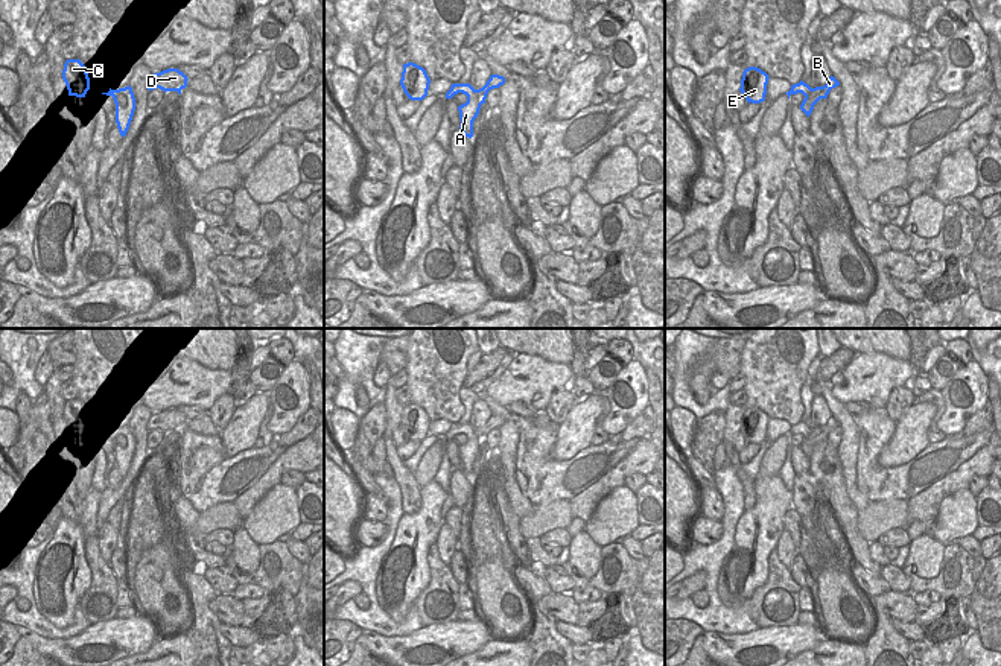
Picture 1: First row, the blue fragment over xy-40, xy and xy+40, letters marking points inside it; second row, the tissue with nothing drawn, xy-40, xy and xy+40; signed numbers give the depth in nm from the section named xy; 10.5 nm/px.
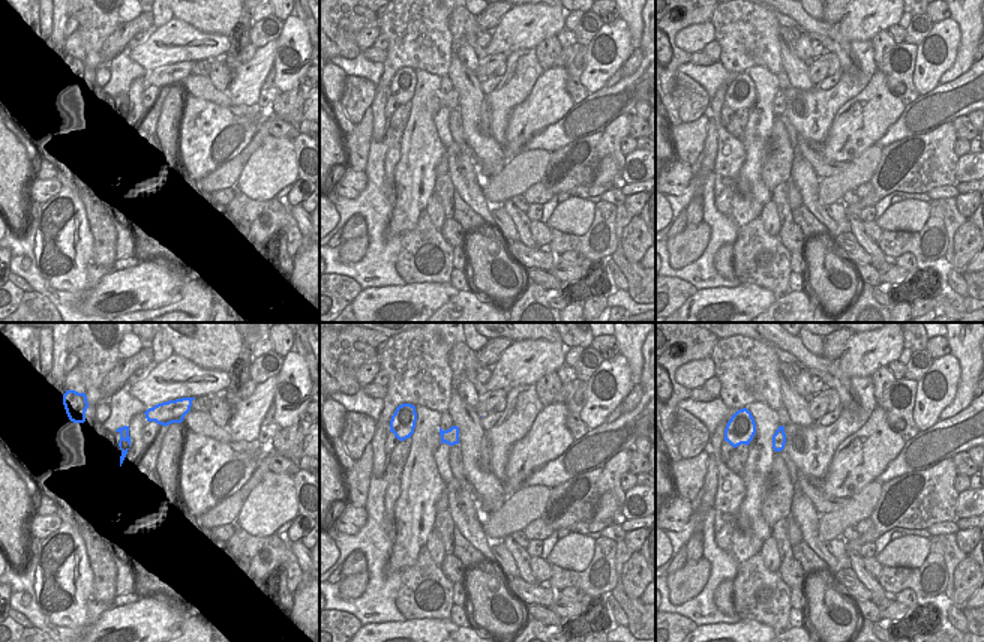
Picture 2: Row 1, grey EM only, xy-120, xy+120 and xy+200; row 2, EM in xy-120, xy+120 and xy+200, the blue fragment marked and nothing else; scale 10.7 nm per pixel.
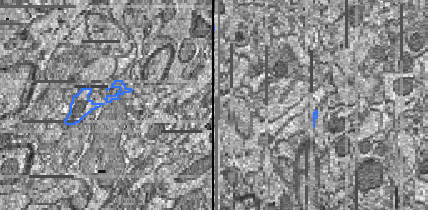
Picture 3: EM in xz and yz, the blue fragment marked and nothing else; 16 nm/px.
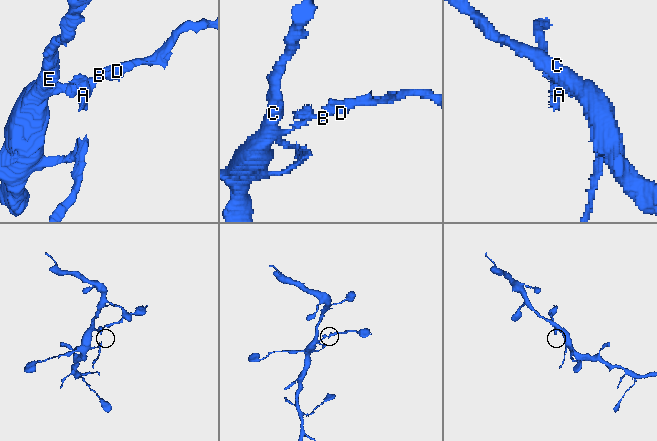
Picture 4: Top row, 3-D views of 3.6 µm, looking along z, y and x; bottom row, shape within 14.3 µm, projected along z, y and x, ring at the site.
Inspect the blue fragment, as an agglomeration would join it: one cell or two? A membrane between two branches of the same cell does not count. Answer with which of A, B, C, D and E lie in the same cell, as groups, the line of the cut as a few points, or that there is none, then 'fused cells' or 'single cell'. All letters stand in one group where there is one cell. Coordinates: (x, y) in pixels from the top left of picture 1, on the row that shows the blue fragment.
A C E / B D; cut in xy along (475, 90), (479, 107); fused cells

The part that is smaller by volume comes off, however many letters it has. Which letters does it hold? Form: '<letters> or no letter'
B, D

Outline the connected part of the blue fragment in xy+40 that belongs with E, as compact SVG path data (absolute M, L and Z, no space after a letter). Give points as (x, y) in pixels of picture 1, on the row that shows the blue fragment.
M748 67L742 73L739 91L747 102L761 103L765 100L768 75L758 67Z

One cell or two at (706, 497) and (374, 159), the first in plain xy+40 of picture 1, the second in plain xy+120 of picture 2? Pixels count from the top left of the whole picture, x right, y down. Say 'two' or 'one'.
two

